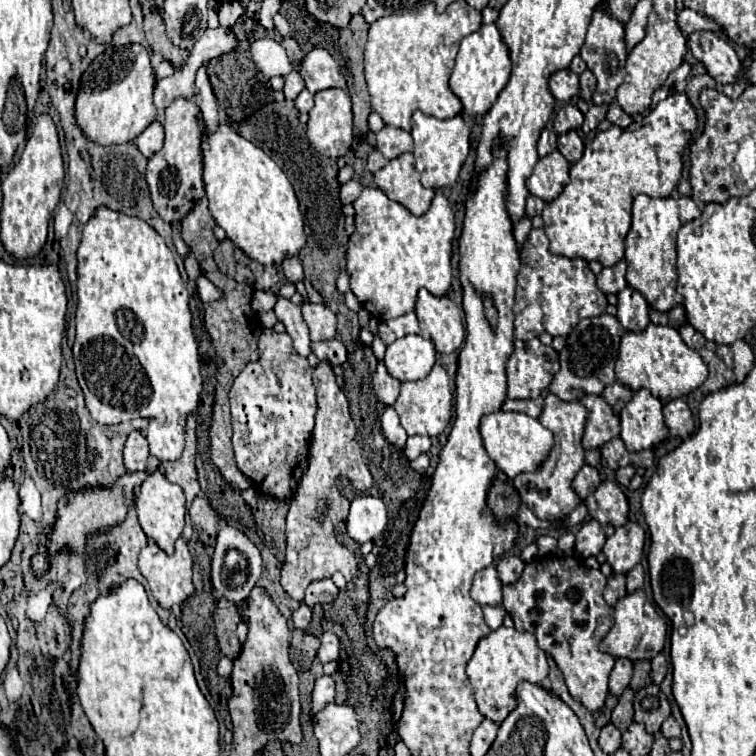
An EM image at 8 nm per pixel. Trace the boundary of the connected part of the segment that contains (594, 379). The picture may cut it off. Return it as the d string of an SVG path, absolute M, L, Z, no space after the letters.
M601 314L595 318L581 320L575 330L567 336L565 348L559 352L561 370L555 374L549 392L557 394L565 402L577 402L585 394L599 396L609 384L615 384L615 360L619 354L619 342L623 338L623 326L617 316Z

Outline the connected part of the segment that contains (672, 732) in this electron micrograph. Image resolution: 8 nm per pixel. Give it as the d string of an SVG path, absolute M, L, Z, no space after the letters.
M669 716L665 722L663 722L663 726L661 726L661 732L663 732L663 736L669 740L669 738L679 738L681 736L681 730L679 730L679 724L675 722L675 718L673 716Z

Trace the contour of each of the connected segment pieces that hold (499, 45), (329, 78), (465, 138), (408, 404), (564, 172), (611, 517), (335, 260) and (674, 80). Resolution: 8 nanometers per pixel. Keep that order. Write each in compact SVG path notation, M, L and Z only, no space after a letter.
M483 24L477 32L465 36L459 46L459 54L455 58L455 68L449 78L449 88L461 100L463 112L469 116L485 114L493 102L497 100L499 92L505 88L511 74L511 60L505 42L495 24Z
M313 48L301 62L301 76L311 94L321 88L347 88L345 76L339 70L339 64L323 48Z
M423 112L413 114L413 130L411 136L415 140L413 156L417 160L417 172L421 174L421 184L425 188L443 188L455 184L459 170L469 154L469 128L461 116L451 120L439 120L433 116L425 116Z
M435 364L427 378L415 380L415 382L403 382L401 392L393 404L401 418L401 426L407 430L409 436L425 434L425 436L439 436L449 420L451 420L451 408L453 408L453 384L447 372Z
M551 152L535 164L533 176L527 180L527 188L533 196L551 202L569 184L569 162L561 152Z
M605 480L587 500L589 516L595 518L601 526L623 526L627 524L627 514L629 514L629 504L623 488L615 482Z
M293 100L267 104L267 112L259 110L255 116L249 118L249 122L237 124L237 130L245 138L249 138L253 144L263 148L279 164L279 168L283 168L283 172L291 180L293 190L299 200L299 208L303 212L303 230L307 236L307 244L303 246L303 252L299 252L299 258L305 270L305 280L313 284L313 288L323 296L327 308L335 312L339 340L347 346L349 352L357 350L359 346L363 346L359 340L361 326L357 318L349 318L353 316L353 312L345 306L343 294L335 286L335 280L345 266L345 248L349 240L349 234L345 232L345 224L343 224L343 218L345 218L341 210L343 204L339 200L337 160L327 158L319 154L315 148L311 148L305 134L305 126L299 122L299 112Z
M683 62L677 70L673 71L669 75L663 86L676 86L678 83L685 81L690 72L691 66L689 66L689 64L687 64L686 62Z

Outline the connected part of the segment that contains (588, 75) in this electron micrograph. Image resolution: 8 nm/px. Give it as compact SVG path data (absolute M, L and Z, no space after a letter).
M585 70L585 72L579 76L579 80L581 80L581 92L579 92L579 96L581 96L585 102L591 102L591 94L593 94L593 90L595 90L595 76L593 76L593 72L591 72L591 70Z

